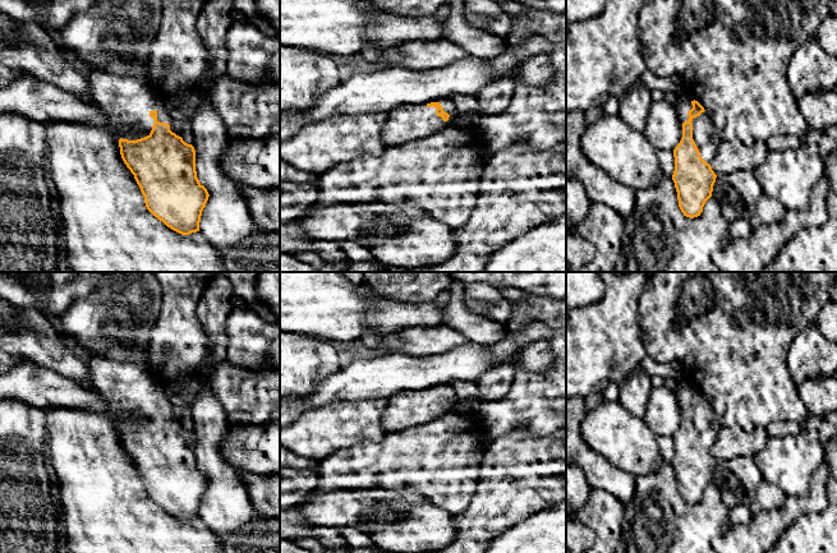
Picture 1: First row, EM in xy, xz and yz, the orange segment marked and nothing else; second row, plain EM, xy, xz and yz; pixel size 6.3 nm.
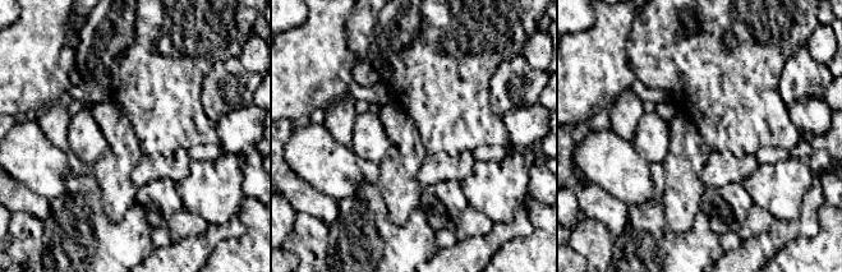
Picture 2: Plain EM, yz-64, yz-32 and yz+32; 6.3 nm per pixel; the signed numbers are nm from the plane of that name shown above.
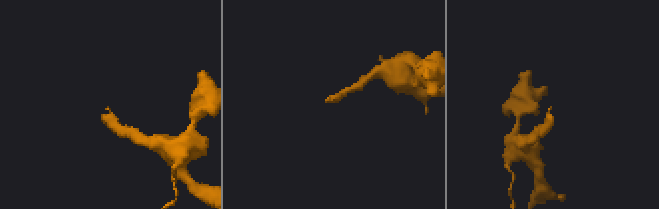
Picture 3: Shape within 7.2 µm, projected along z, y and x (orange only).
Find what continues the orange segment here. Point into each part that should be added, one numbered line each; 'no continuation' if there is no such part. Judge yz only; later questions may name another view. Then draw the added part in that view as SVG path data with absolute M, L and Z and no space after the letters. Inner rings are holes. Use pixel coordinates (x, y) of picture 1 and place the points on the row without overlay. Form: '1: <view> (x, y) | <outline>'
1: yz (704, 420) | M707 397L693 405L693 425L700 438L700 443L710 450L722 425L712 410Z

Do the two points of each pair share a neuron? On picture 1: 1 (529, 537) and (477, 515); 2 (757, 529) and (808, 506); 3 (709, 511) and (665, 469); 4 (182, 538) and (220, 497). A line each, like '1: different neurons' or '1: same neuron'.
1: different neurons
2: same neuron
3: same neuron
4: different neurons

